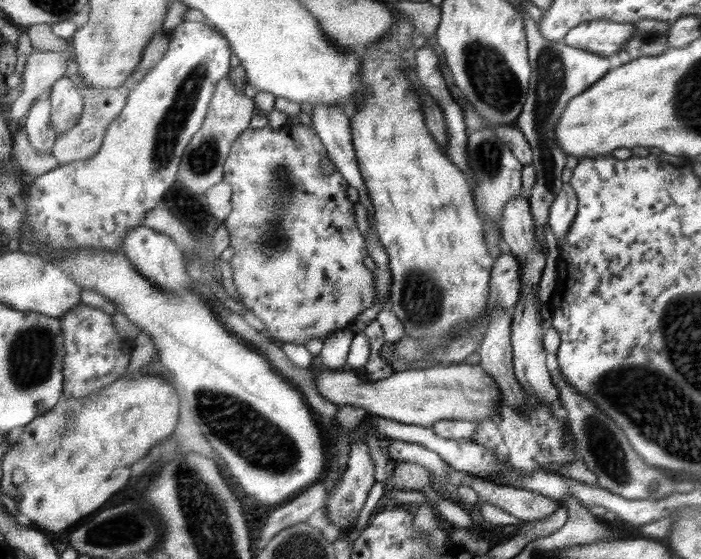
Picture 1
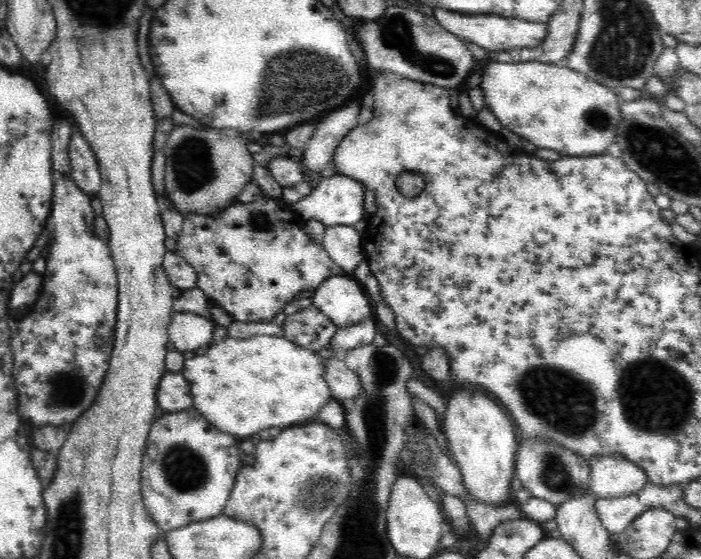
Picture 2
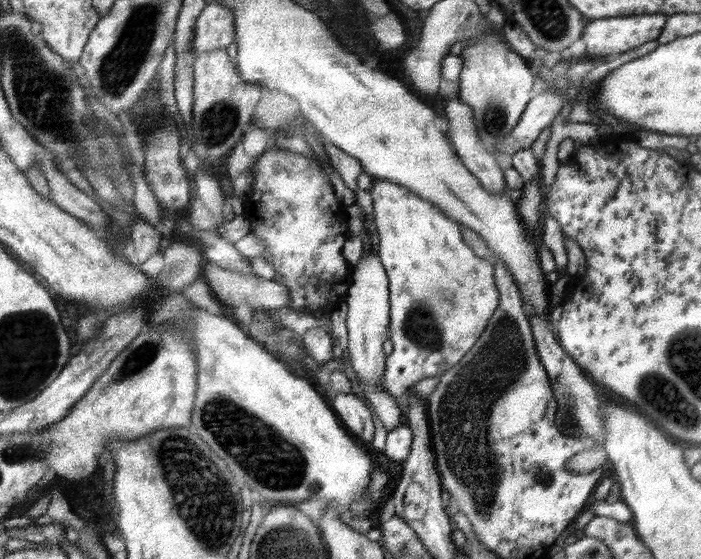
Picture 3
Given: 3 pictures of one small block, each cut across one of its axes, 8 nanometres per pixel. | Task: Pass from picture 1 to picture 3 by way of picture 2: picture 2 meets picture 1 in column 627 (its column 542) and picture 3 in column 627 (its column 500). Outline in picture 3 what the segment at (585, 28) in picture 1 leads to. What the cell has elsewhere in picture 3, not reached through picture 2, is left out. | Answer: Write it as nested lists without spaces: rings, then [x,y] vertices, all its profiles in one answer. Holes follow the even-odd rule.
[[[656,13],[590,20],[583,28],[581,39],[590,54],[618,54],[640,44],[654,42],[667,18],[665,14]]]

